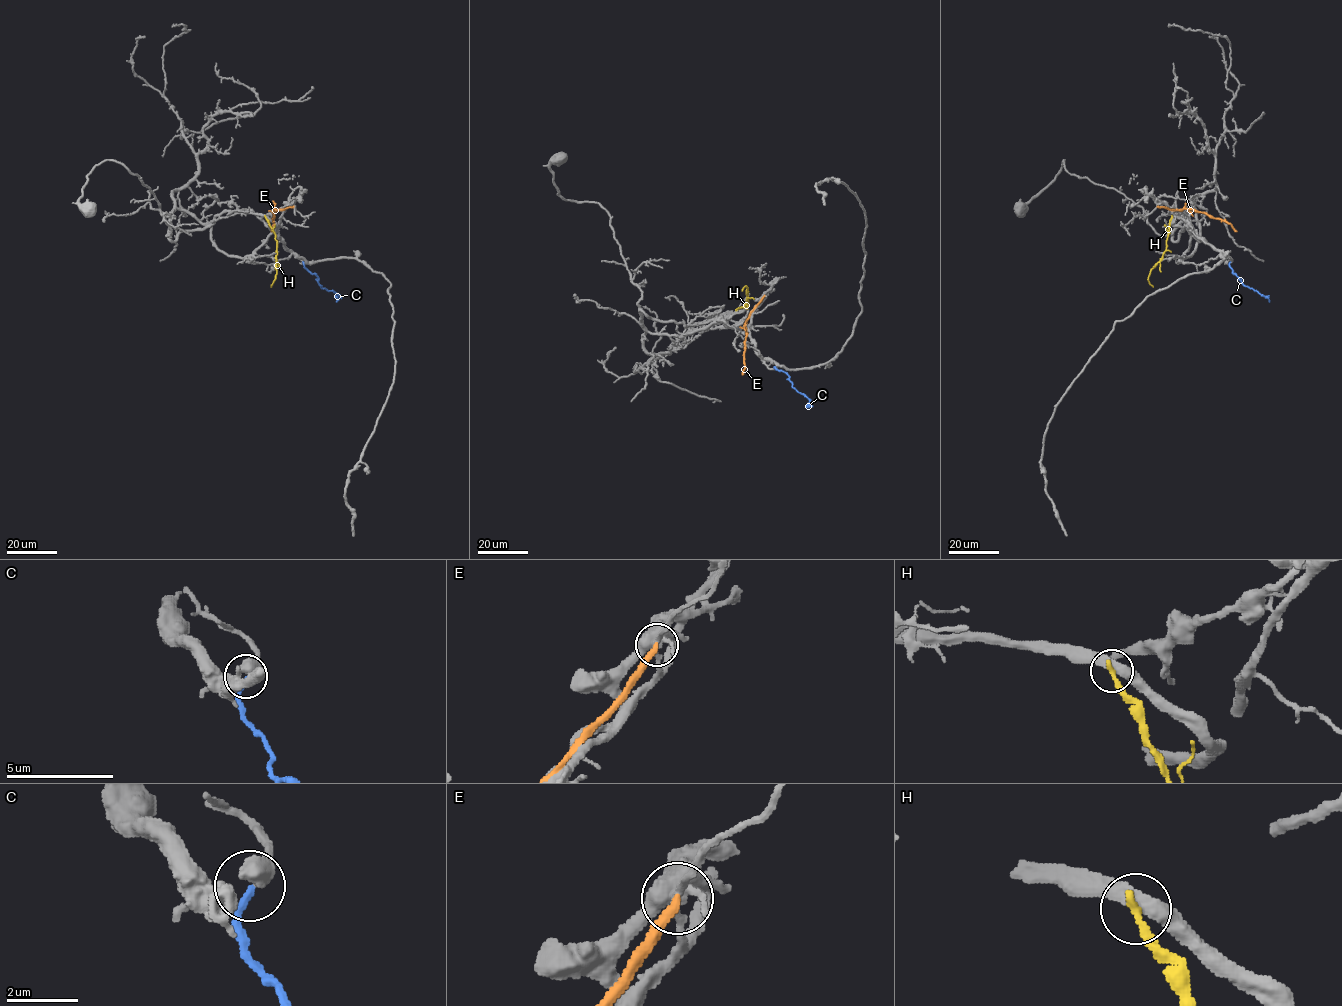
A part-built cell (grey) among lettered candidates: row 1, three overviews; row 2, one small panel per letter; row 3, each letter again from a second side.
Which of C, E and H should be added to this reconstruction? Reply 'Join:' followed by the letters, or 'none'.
Join: C

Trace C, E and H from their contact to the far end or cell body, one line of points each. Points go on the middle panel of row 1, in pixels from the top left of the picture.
C: (774, 368), (785, 372), (792, 387), (809, 399), (807, 407)
E: (764, 295), (745, 323), (742, 375)
H: (736, 310), (748, 304), (748, 288), (745, 286), (742, 291)

